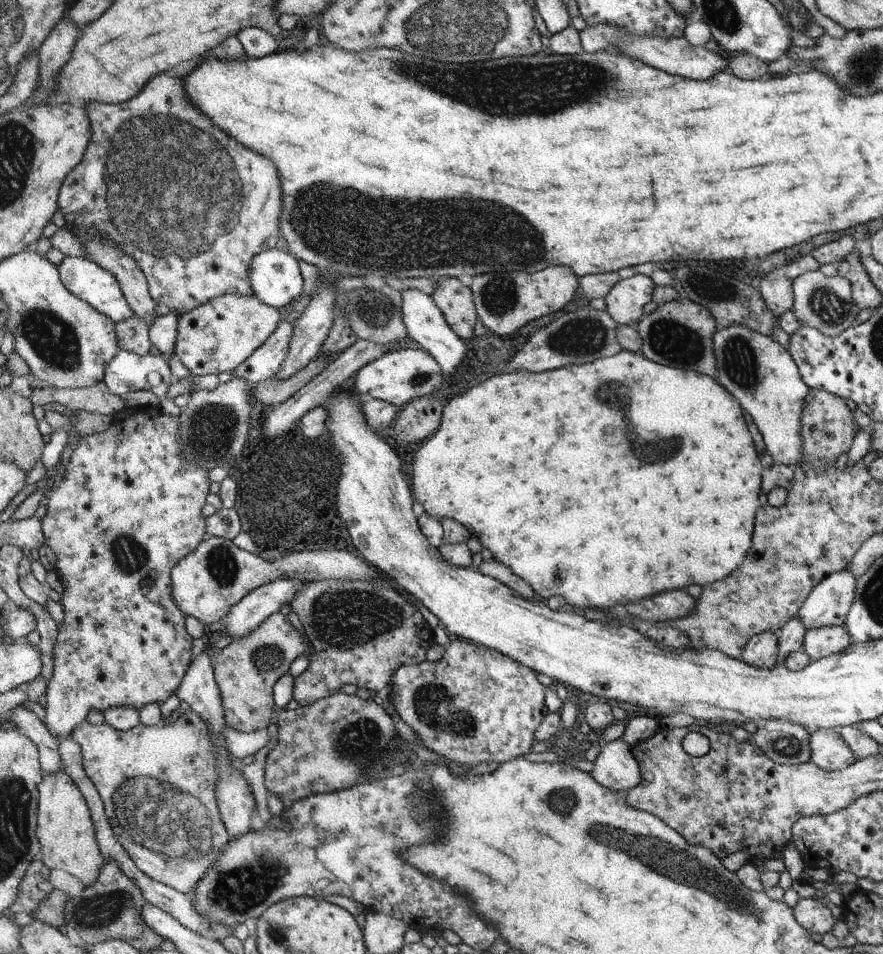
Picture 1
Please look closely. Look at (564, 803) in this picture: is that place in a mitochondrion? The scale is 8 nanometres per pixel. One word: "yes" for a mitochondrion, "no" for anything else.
yes

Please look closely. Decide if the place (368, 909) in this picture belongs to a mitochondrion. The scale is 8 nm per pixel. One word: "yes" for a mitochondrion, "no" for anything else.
no

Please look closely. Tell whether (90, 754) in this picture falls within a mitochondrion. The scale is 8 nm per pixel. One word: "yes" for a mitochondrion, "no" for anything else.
no

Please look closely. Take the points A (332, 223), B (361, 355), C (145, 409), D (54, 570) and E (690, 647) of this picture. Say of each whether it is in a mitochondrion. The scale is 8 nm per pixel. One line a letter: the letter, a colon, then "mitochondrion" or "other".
A: mitochondrion
B: other
C: other
D: other
E: other

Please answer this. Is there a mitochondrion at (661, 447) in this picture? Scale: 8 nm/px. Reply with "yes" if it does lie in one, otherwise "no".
yes

